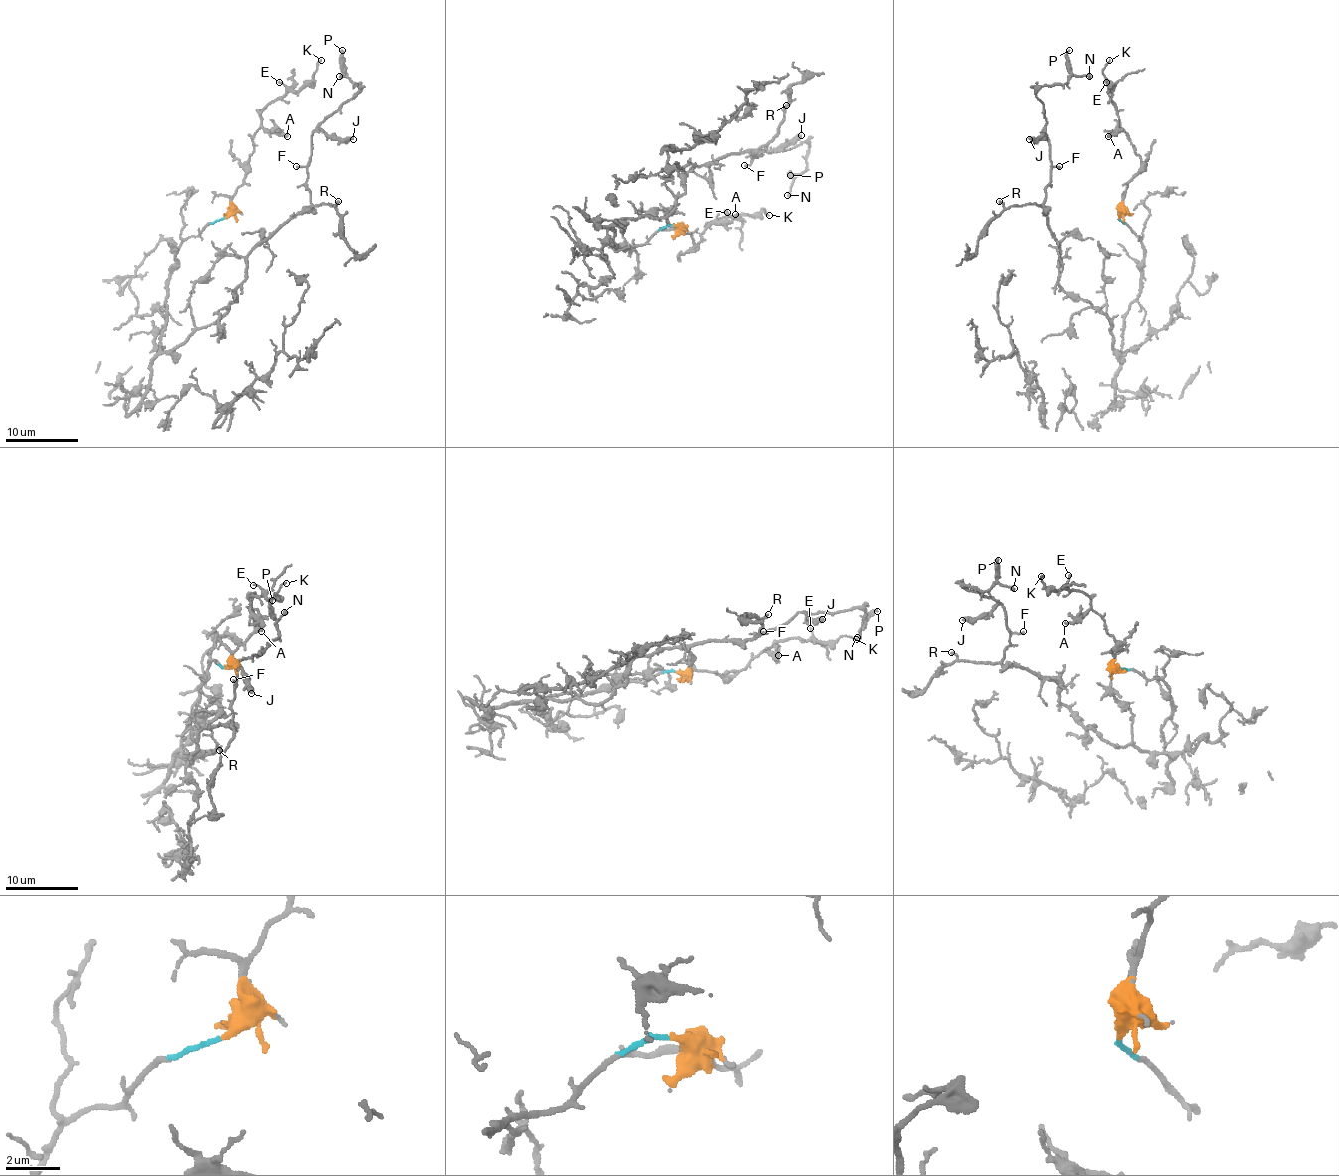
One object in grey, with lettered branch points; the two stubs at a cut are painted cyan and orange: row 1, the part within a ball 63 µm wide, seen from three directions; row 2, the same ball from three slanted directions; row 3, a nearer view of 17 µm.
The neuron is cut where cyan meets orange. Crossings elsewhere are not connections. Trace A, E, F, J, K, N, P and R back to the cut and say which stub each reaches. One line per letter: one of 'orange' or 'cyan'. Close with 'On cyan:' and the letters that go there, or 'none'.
A: orange
E: orange
F: cyan
J: cyan
K: orange
N: cyan
P: cyan
R: cyan
On cyan: F, J, N, P, R

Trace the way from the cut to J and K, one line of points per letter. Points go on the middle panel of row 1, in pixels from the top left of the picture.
J: (673, 225), (622, 249), (608, 229), (664, 218), (684, 192), (688, 165), (759, 150), (756, 157), (801, 135)
K: (673, 225), (692, 236), (695, 247), (708, 223), (717, 218), (756, 214), (761, 208), (768, 216)

